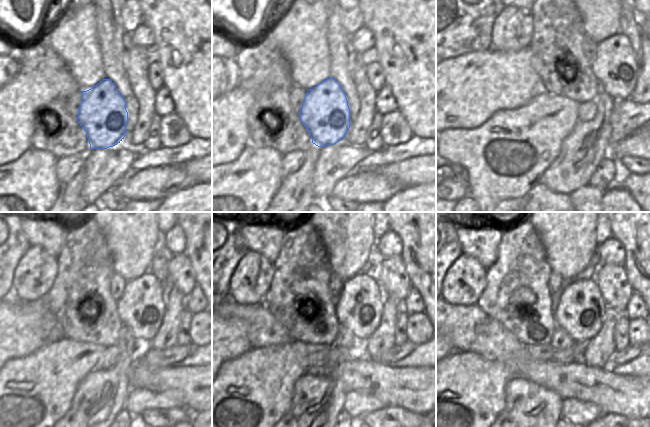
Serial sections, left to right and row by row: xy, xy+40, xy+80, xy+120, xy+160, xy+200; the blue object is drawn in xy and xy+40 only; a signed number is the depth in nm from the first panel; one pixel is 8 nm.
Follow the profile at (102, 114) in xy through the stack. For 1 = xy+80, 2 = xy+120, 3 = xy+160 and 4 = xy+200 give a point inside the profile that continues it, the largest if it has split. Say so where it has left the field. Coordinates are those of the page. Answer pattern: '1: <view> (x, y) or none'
1: xy+80 (589, 74)
2: xy+120 (140, 308)
3: xy+160 (359, 307)
4: xy+200 (580, 312)

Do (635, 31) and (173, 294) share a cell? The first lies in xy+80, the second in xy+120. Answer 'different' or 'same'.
different

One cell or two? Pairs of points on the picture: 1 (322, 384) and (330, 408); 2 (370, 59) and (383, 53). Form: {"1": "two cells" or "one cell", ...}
{"1": "one cell", "2": "two cells"}

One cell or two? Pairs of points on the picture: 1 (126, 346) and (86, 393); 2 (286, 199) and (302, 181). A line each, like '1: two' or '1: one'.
1: one
2: one

